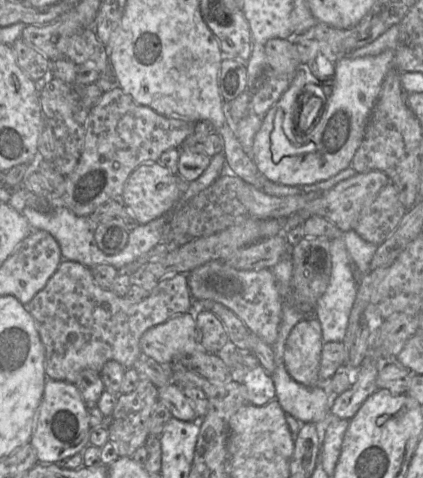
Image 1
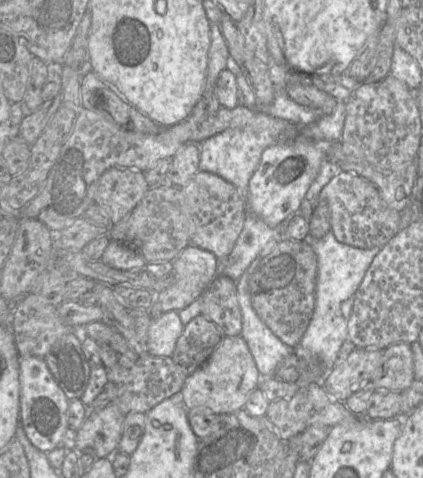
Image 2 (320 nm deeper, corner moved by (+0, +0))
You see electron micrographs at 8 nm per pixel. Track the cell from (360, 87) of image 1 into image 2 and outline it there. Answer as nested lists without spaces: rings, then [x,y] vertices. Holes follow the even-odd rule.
[[[338,101],[335,110],[321,116],[306,127],[290,144],[267,147],[260,163],[249,180],[248,207],[271,228],[280,228],[296,214],[305,200],[305,194],[317,177],[326,155],[315,146],[316,140],[339,141],[346,116],[346,101]]]

